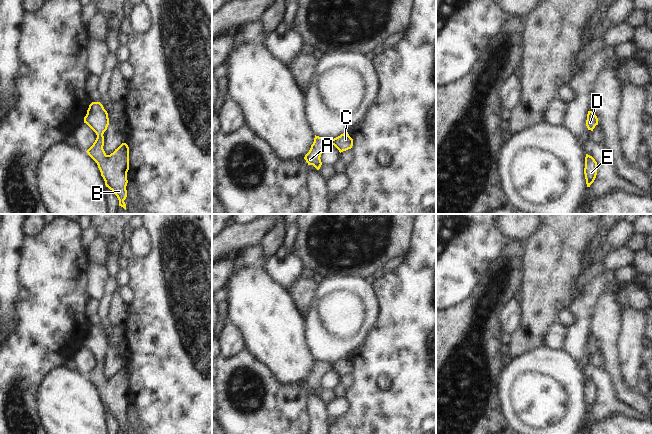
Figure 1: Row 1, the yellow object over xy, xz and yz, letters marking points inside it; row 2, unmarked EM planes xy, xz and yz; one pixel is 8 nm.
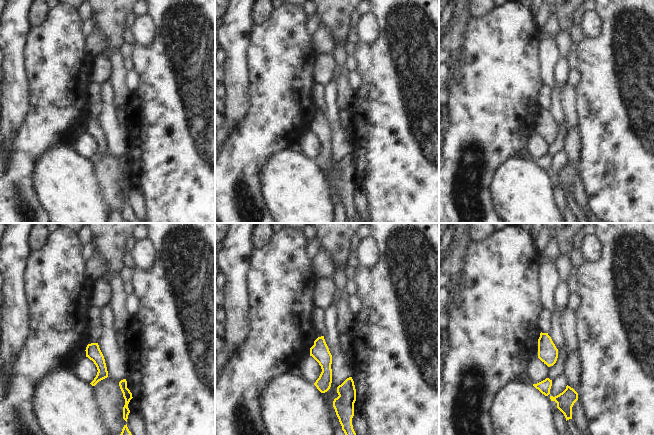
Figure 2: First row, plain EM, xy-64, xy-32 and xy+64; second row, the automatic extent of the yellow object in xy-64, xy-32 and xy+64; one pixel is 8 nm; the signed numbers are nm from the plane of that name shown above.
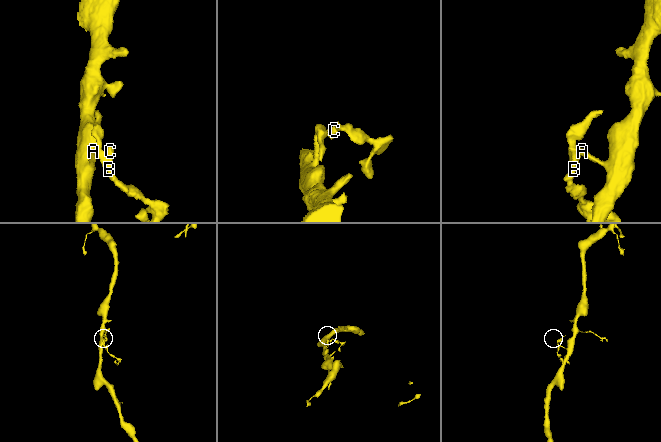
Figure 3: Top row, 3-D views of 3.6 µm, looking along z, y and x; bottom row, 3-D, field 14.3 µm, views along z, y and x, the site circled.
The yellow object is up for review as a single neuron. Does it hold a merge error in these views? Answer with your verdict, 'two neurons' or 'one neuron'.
one neuron

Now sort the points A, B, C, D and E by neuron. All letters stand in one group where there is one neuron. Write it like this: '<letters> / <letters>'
A B C D E

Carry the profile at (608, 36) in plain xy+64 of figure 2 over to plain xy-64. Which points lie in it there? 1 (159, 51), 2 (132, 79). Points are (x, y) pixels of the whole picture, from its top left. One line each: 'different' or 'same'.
1: same
2: different

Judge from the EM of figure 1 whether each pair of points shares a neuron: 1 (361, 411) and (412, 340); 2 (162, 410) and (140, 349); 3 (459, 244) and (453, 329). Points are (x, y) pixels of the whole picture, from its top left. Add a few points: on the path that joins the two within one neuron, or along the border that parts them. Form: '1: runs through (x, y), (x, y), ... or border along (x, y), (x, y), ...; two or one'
1: runs through (364, 392), (364, 382), (393, 353); one
2: runs through (162, 395), (162, 371), (155, 364); one
3: border along (473, 289), (466, 299), (446, 309); two

